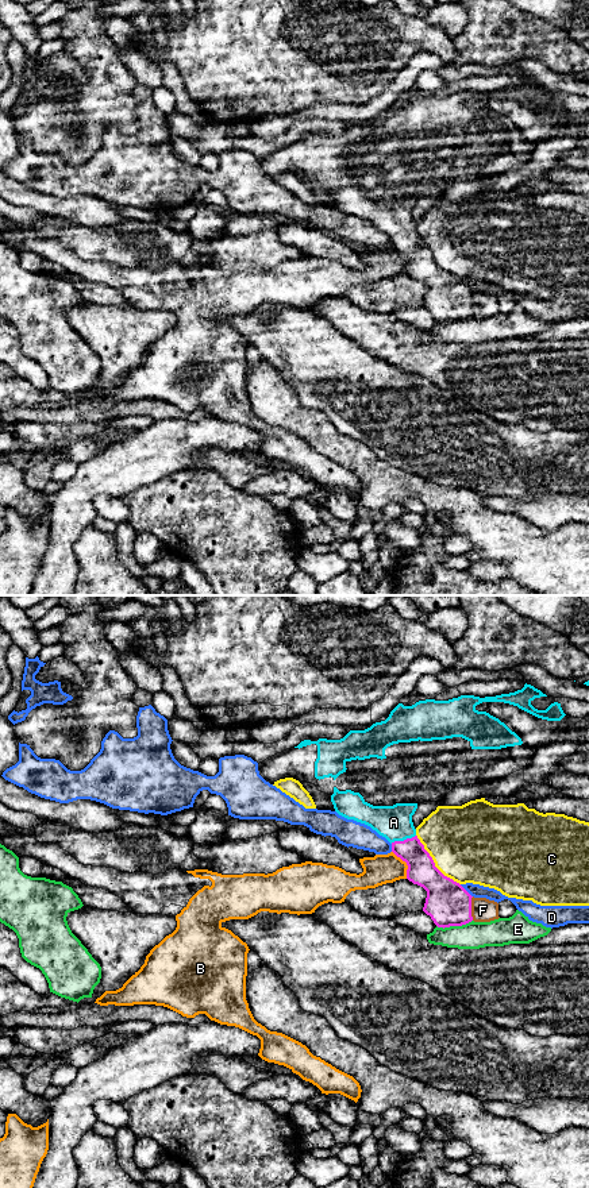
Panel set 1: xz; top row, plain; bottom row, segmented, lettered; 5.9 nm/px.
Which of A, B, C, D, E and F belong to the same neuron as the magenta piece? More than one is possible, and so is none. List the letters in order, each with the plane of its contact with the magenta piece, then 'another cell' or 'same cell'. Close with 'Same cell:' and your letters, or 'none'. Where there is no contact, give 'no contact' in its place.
A: xz | same cell
B: xz | another cell
C: xz | another cell
D: xz | another cell
E: xz | another cell
F: xz | another cell
Same cell: A

